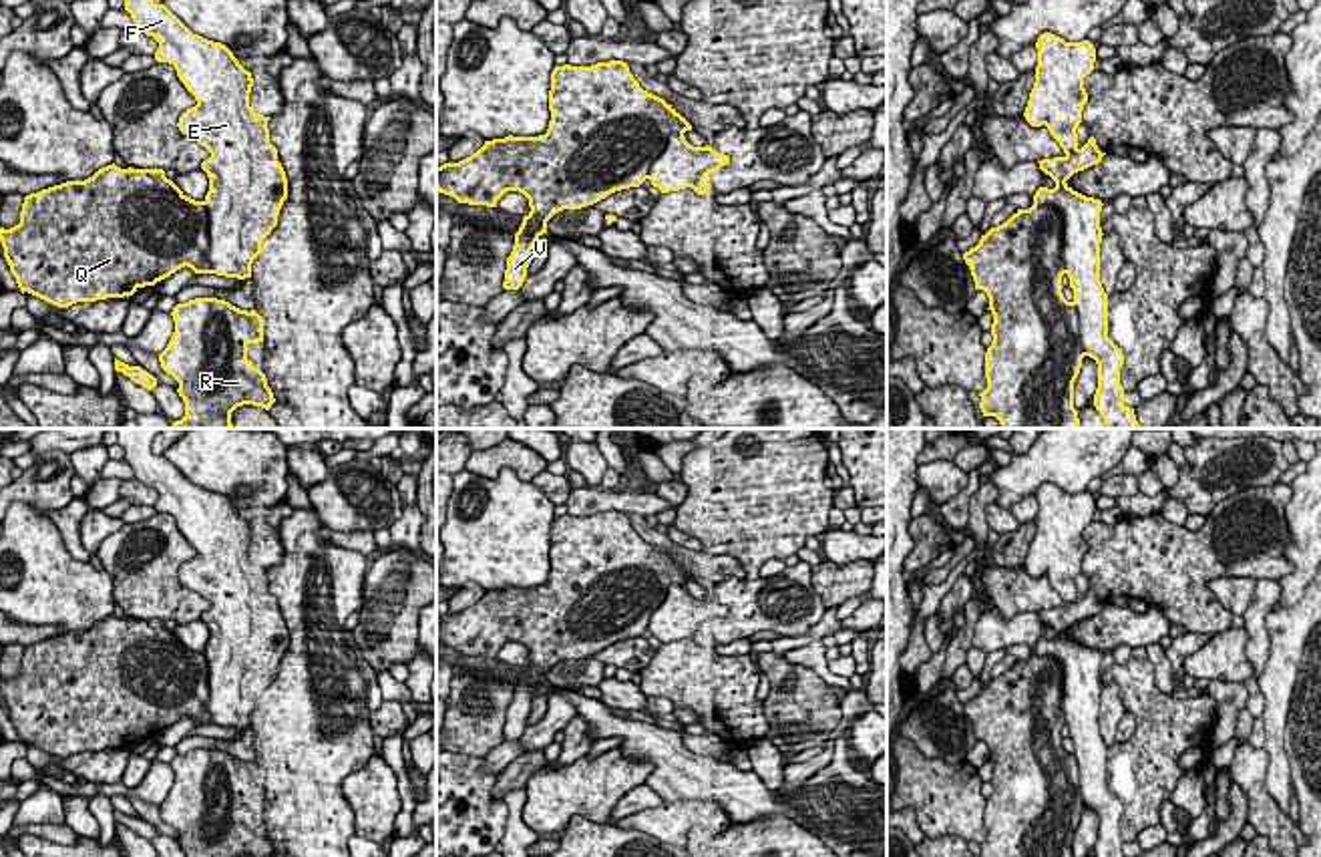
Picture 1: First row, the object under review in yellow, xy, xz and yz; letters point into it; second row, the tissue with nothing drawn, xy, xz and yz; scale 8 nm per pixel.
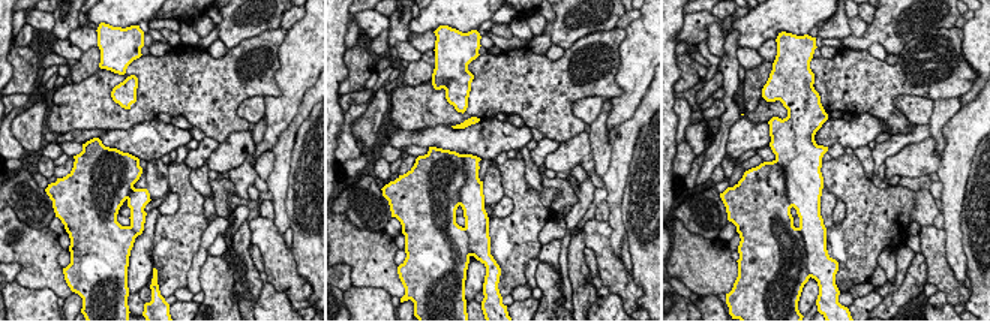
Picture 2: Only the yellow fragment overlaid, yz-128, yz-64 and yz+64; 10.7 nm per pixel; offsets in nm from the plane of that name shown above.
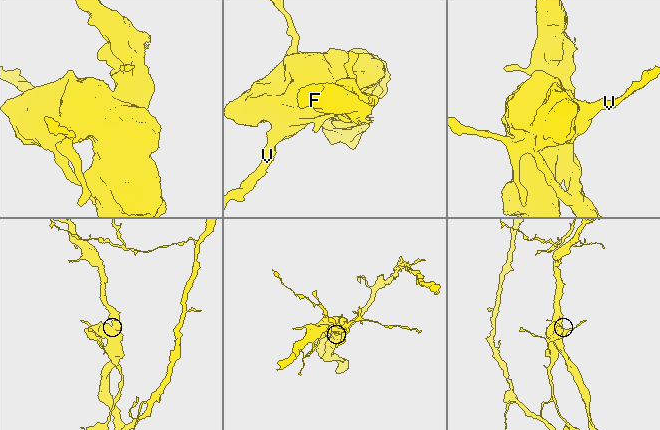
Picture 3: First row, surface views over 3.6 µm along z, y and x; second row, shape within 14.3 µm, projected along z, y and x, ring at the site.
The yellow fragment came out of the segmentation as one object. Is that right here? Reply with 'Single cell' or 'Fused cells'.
Fused cells

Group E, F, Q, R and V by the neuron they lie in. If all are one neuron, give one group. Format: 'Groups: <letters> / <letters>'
Groups: E F / Q R V

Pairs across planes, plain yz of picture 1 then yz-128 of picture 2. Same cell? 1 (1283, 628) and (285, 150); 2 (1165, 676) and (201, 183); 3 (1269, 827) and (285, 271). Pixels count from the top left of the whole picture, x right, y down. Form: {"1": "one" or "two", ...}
{"1": "one", "2": "one", "3": "one"}

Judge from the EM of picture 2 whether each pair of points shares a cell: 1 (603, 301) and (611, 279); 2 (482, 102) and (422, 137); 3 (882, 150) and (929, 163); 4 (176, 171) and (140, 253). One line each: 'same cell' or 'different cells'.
1: different cells
2: different cells
3: different cells
4: different cells

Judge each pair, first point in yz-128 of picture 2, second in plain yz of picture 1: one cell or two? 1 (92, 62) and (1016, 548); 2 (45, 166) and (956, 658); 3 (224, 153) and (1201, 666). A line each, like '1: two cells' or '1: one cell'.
1: one cell
2: two cells
3: one cell

